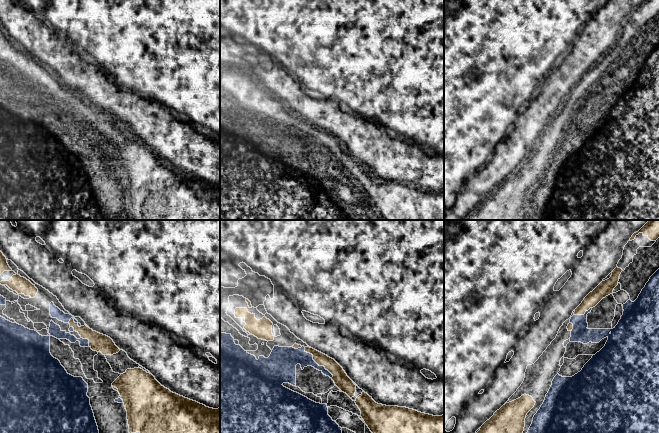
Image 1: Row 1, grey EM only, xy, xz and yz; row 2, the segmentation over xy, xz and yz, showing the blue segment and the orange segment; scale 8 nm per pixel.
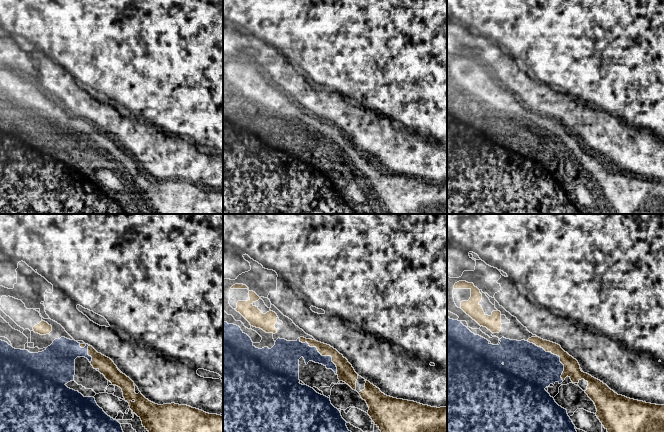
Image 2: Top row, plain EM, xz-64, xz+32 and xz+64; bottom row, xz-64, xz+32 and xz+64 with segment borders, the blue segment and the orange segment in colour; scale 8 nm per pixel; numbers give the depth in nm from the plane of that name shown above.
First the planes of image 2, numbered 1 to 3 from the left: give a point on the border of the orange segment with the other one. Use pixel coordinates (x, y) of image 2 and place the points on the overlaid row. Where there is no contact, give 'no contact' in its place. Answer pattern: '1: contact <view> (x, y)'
1: contact xz-64 (87, 350)
2: contact xz+32 (323, 356)
3: contact xz+64 (555, 355)

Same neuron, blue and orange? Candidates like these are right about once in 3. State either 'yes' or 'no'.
no

